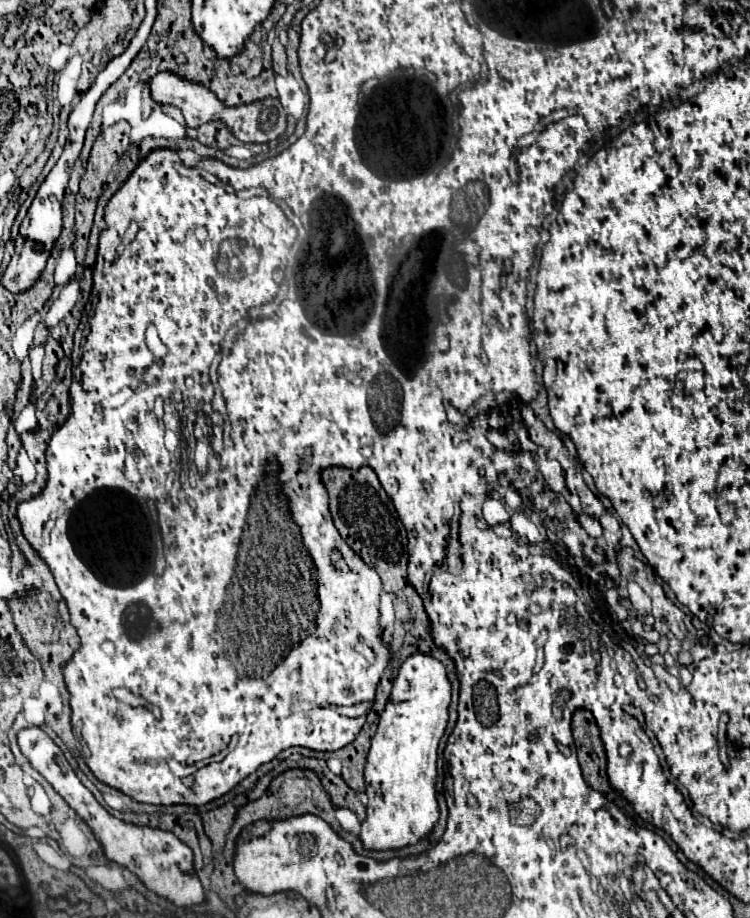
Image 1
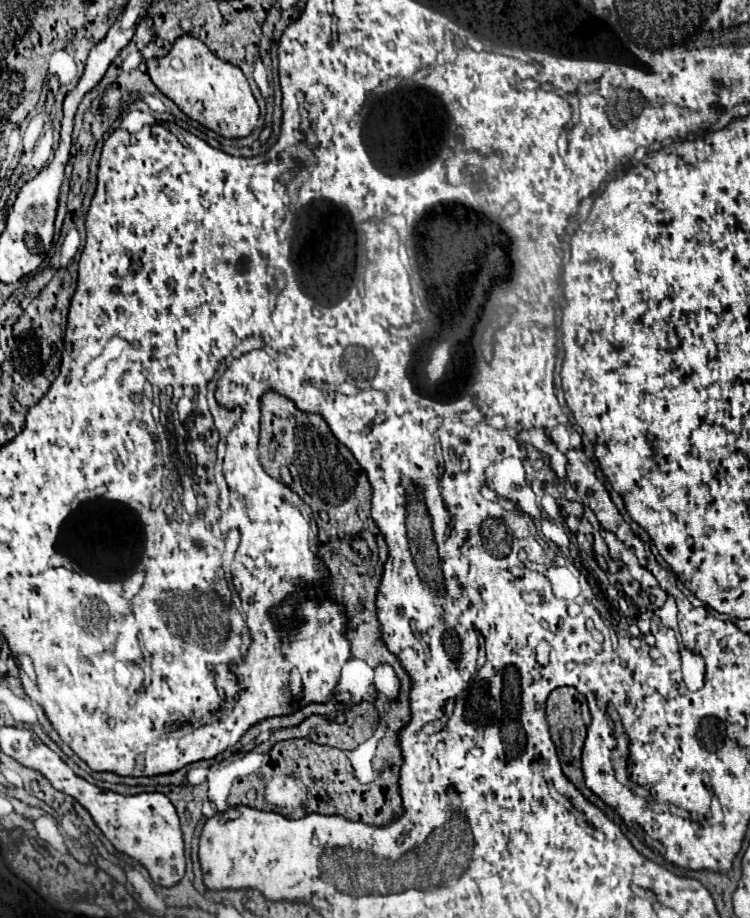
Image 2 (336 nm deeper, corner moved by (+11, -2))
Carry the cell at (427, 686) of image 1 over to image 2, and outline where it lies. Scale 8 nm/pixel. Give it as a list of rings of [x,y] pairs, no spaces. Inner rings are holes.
[[[380,664],[374,670],[374,688],[380,696],[384,696],[390,702],[398,700],[400,694],[400,680],[390,664]]]

